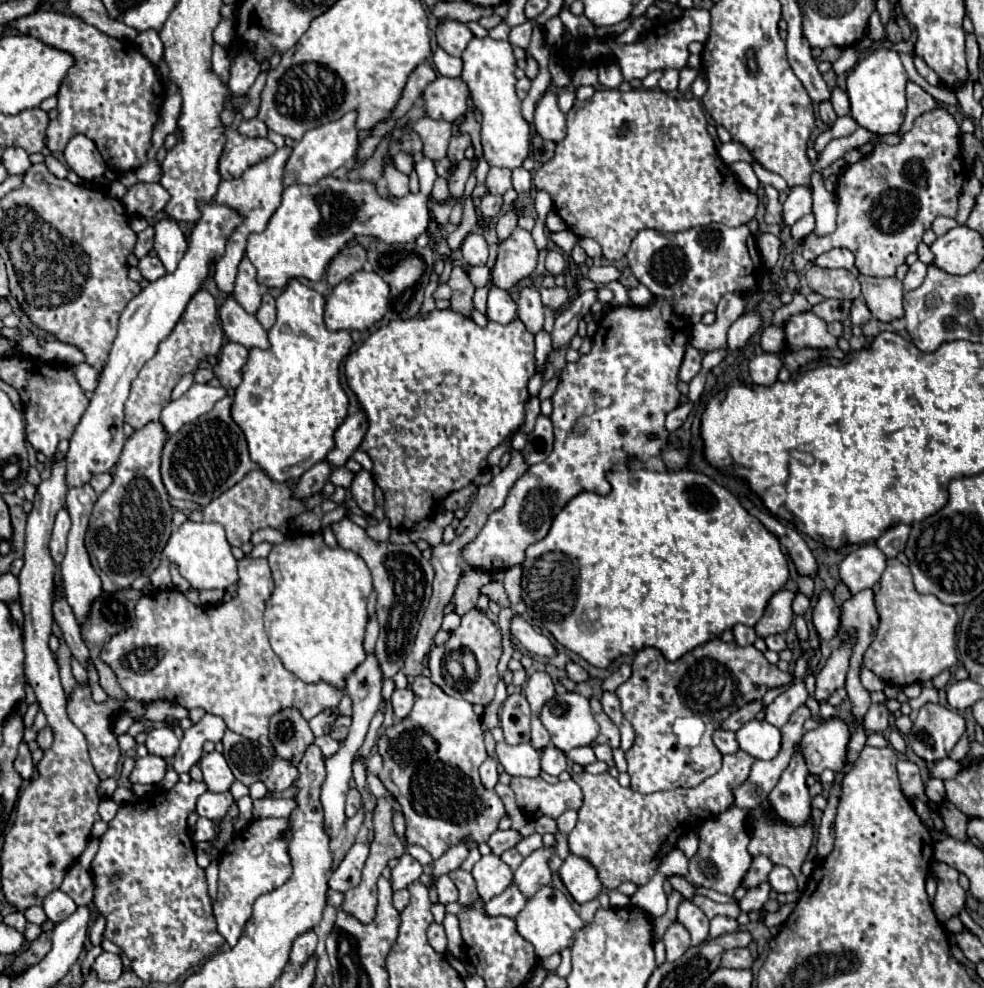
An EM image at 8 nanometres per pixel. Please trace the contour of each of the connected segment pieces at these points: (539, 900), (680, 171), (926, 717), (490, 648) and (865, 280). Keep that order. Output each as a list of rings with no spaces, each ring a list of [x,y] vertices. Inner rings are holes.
[[[552,886],[540,888],[532,898],[528,898],[526,906],[516,916],[518,934],[534,946],[538,958],[546,958],[546,956],[552,956],[552,954],[562,952],[564,948],[568,948],[574,932],[580,930],[582,926],[584,926],[584,922],[574,912],[574,908],[568,902],[568,898],[560,890],[556,890]]]
[[[660,88],[628,92],[598,90],[586,102],[576,100],[566,120],[568,134],[558,142],[554,158],[536,170],[534,186],[552,196],[554,210],[568,230],[578,238],[586,236],[602,246],[604,258],[620,260],[628,252],[632,236],[644,228],[670,234],[712,222],[742,226],[754,218],[758,198],[744,188],[720,160],[698,100],[672,98]]]
[[[926,704],[920,708],[906,742],[926,762],[948,758],[960,736],[964,734],[964,718],[940,704]]]
[[[470,610],[464,618],[462,618],[462,624],[458,630],[452,632],[450,640],[442,646],[434,646],[428,654],[428,668],[432,672],[432,682],[438,684],[448,696],[454,696],[454,698],[464,698],[468,700],[470,704],[480,704],[480,706],[486,706],[490,704],[490,700],[494,698],[494,690],[496,690],[496,684],[498,684],[498,660],[502,656],[502,634],[500,630],[496,628],[494,622],[490,622],[490,618],[482,612],[482,610]],[[456,650],[470,650],[474,656],[476,656],[476,662],[478,662],[478,680],[468,688],[468,690],[456,690],[452,688],[446,678],[444,678],[444,656],[450,654],[450,652],[456,652]]]
[[[858,276],[862,284],[862,296],[870,312],[882,320],[892,322],[904,316],[902,308],[902,282],[898,278],[876,278],[876,276]]]

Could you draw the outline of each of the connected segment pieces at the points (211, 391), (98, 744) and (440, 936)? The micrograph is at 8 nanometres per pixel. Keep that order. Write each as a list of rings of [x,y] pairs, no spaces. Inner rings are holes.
[[[192,384],[190,390],[180,396],[178,400],[172,400],[160,416],[160,422],[168,436],[176,434],[184,424],[194,422],[202,414],[210,412],[212,406],[226,396],[226,390],[222,386],[210,386],[210,384]]]
[[[77,684],[74,688],[67,703],[67,714],[70,716],[70,720],[80,728],[80,732],[84,734],[86,740],[88,740],[88,750],[90,750],[90,758],[92,758],[92,764],[96,768],[96,774],[100,780],[104,778],[110,778],[114,776],[116,772],[116,764],[118,764],[118,758],[120,758],[120,748],[118,748],[118,740],[112,727],[112,720],[116,716],[114,714],[120,714],[122,712],[122,702],[120,700],[114,700],[114,698],[108,698],[104,704],[97,704],[92,699],[91,690],[88,684]]]
[[[432,922],[432,926],[428,928],[428,944],[438,952],[444,954],[446,952],[446,934],[444,934],[444,926]]]

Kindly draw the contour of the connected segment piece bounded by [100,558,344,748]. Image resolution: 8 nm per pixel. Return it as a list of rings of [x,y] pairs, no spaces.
[[[244,558],[238,562],[238,572],[246,574],[248,580],[242,582],[236,598],[232,598],[230,602],[222,602],[218,606],[208,606],[208,608],[194,606],[176,588],[142,596],[136,604],[134,624],[128,630],[116,634],[104,646],[104,650],[100,652],[100,658],[114,670],[118,684],[126,692],[128,698],[144,702],[144,704],[150,704],[156,700],[168,700],[168,702],[184,706],[186,710],[204,708],[208,714],[220,716],[232,732],[238,732],[246,736],[248,740],[256,740],[272,748],[268,742],[268,722],[276,712],[292,706],[300,710],[300,714],[306,720],[310,720],[326,708],[336,708],[344,696],[344,690],[328,682],[316,682],[316,684],[302,682],[300,678],[296,678],[296,674],[288,672],[284,664],[280,662],[280,658],[272,652],[268,644],[268,636],[262,626],[264,604],[270,598],[272,586],[274,586],[268,560]]]

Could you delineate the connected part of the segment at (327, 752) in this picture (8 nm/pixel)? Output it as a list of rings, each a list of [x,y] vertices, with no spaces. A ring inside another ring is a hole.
[[[320,736],[320,738],[316,738],[316,744],[320,746],[320,750],[322,750],[322,754],[324,754],[326,758],[330,758],[332,754],[336,754],[336,750],[340,748],[340,742],[332,740],[330,736]]]

